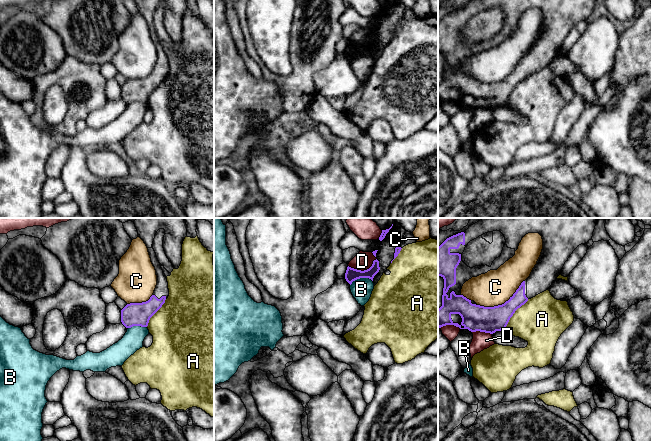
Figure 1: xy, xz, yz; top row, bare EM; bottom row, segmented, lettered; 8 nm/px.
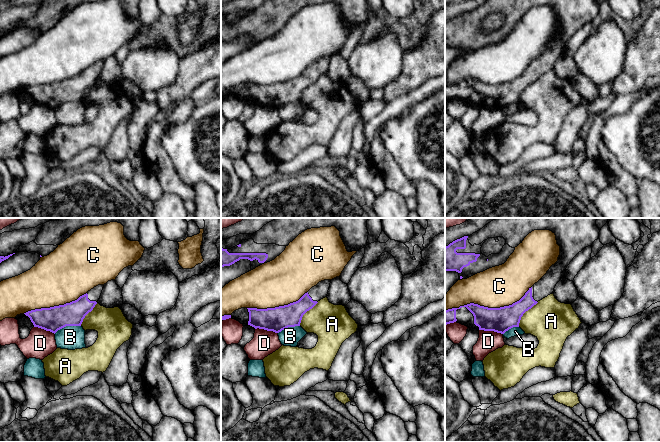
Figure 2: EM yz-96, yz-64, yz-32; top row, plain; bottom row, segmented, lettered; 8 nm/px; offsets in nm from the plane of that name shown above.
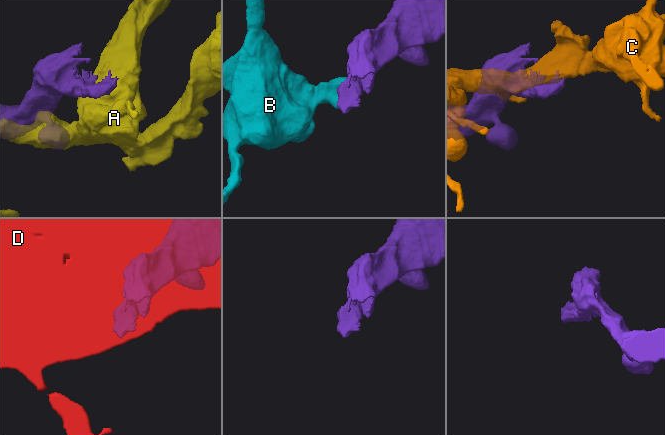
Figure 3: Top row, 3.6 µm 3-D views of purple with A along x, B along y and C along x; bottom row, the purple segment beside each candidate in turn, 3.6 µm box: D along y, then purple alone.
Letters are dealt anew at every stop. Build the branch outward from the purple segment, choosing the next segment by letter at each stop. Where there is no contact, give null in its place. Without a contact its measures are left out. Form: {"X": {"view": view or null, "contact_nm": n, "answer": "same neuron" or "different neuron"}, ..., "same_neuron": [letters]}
{"A": {"view": "yz", "contact_nm": 320, "answer": "different neuron"}, "B": {"view": "xz", "contact_nm": 190, "answer": "different neuron"}, "C": {"view": "yz", "contact_nm": 440, "answer": "different neuron"}, "D": {"view": "xz", "contact_nm": 240, "answer": "different neuron"}, "same_neuron": []}

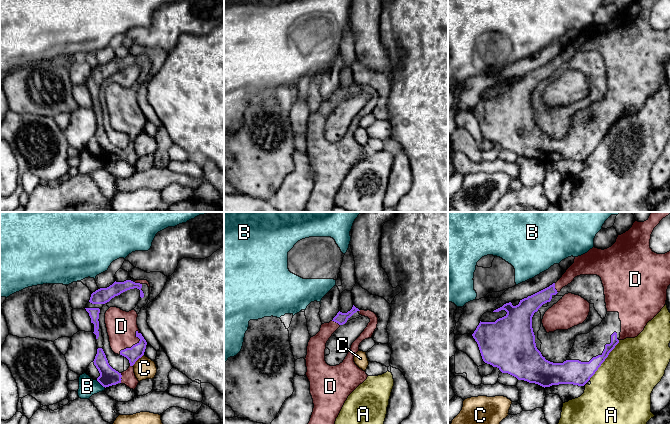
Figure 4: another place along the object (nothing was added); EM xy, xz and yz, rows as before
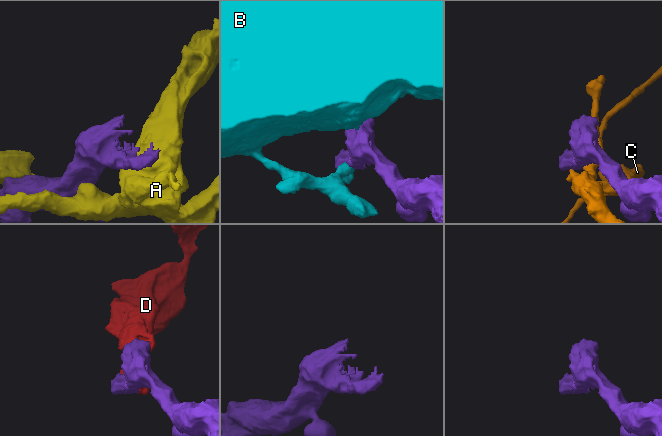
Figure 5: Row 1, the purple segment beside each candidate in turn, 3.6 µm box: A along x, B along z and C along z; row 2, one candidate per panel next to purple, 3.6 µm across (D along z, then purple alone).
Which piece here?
{"A": {"view": "yz", "contact_nm": 400, "answer": "different neuron"}, "B": {"view": "xy", "contact_nm": 100, "answer": "different neuron"}, "C": {"view": "xy", "contact_nm": 130, "answer": "different neuron"}, "D": {"view": "xy", "contact_nm": 240, "answer": "same neuron"}, "same_neuron": ["D"]}

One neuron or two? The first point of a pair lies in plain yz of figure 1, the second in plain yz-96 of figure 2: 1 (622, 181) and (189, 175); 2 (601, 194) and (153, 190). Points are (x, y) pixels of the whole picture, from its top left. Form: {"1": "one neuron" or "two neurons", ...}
{"1": "two neurons", "2": "two neurons"}

